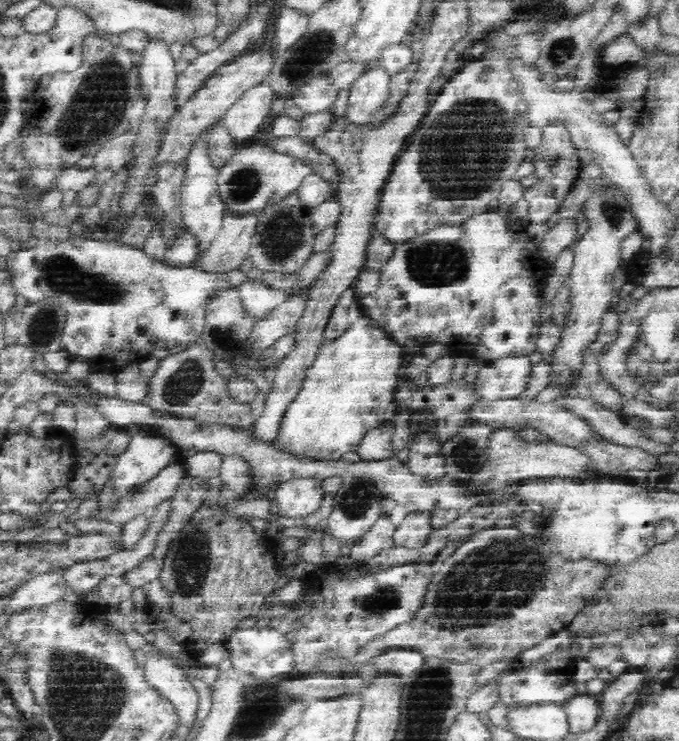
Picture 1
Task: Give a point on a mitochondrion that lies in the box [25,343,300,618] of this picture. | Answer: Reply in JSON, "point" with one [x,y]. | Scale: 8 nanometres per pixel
{"point":[189,560]}

